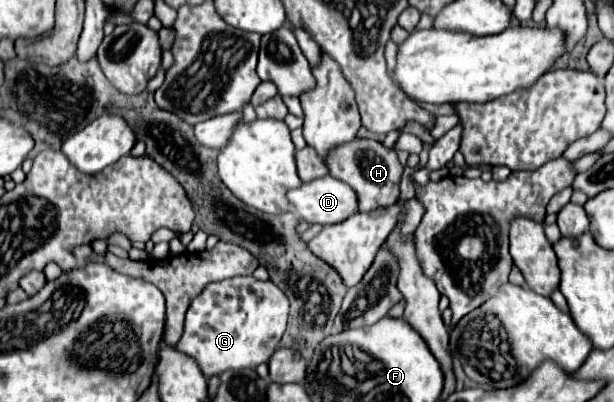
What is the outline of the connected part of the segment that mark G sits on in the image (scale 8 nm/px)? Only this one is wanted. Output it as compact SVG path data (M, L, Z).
M252 275L216 281L192 301L176 349L192 357L208 379L228 369L256 369L276 351L286 319L288 297L270 281L258 281Z

